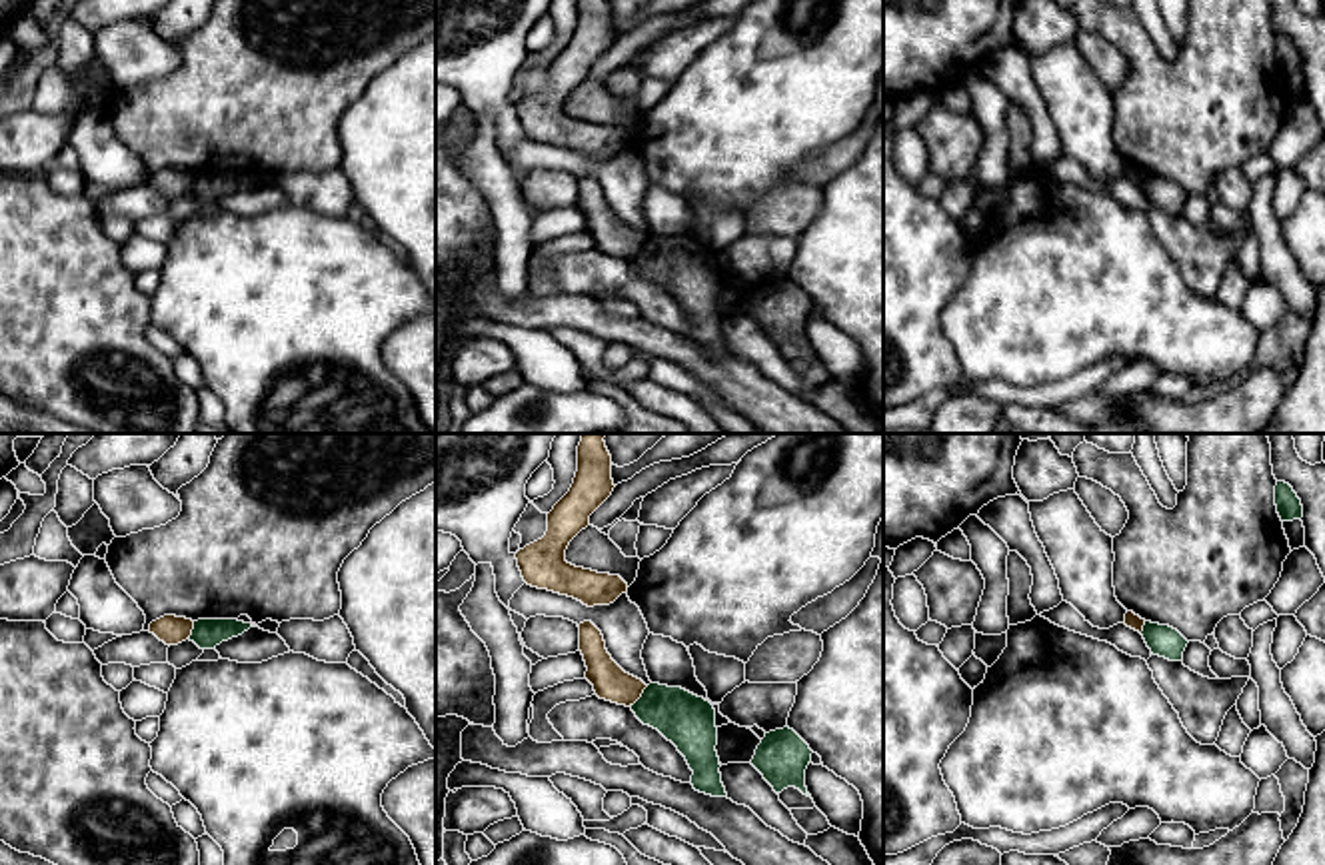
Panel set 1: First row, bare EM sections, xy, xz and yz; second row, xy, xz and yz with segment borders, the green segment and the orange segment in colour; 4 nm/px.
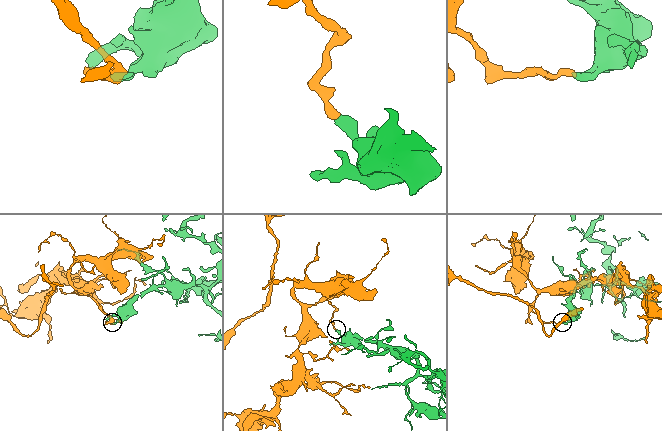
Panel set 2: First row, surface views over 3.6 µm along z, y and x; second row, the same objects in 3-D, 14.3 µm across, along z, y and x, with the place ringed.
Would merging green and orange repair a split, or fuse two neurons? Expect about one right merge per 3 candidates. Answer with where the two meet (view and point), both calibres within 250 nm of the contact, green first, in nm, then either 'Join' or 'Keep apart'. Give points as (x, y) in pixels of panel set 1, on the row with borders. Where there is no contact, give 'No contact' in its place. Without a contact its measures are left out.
Touches green at xz (640, 698). Thickness 220 nm (green) against 150 nm. Keep apart

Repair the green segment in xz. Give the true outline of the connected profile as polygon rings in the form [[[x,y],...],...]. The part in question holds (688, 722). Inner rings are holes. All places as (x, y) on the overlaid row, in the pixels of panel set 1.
[[[650,683],[630,705],[636,717],[658,729],[685,757],[695,791],[727,797],[719,773],[715,709],[681,687]]]

